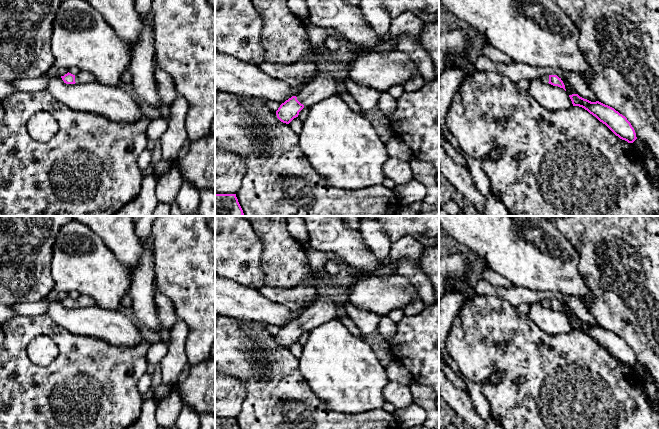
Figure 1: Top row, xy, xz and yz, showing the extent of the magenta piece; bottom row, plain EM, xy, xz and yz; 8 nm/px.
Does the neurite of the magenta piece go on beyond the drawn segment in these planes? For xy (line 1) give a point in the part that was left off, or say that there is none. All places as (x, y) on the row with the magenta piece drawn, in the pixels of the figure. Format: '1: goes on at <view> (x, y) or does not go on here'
1: goes on at xy (82, 77)

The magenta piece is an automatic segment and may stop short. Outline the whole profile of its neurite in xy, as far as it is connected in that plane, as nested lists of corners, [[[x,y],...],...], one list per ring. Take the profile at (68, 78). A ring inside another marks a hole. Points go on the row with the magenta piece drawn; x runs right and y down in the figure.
[[[80,71],[77,75],[73,75],[68,72],[64,76],[61,76],[61,78],[66,84],[87,83],[87,82],[97,83],[96,78],[85,71]]]

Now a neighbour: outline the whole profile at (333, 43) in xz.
[[[331,33],[327,39],[325,40],[325,47],[328,48],[330,51],[334,52],[340,48],[342,45],[342,41],[336,35]]]

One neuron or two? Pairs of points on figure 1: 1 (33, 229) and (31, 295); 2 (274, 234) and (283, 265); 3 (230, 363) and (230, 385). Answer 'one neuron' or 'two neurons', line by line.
1: one neuron
2: one neuron
3: two neurons

